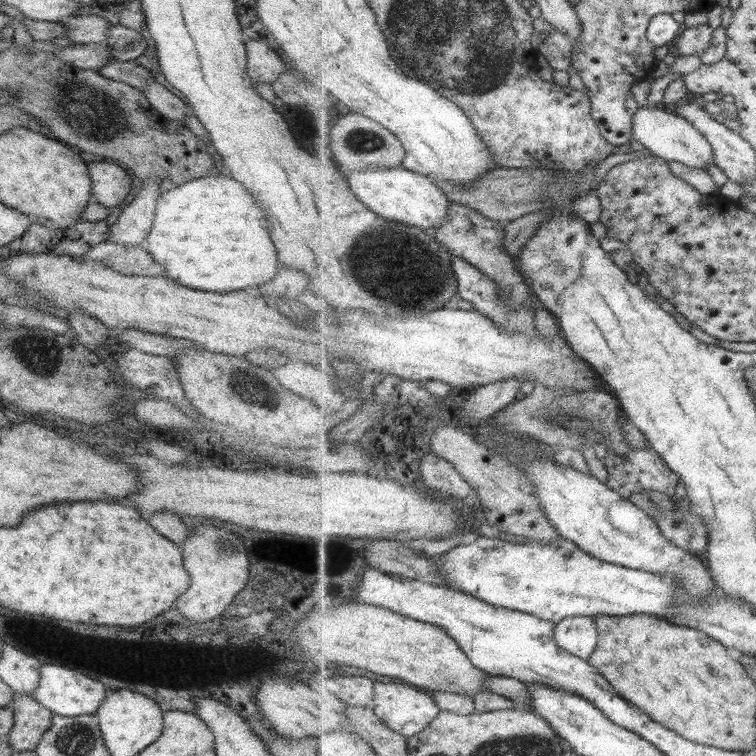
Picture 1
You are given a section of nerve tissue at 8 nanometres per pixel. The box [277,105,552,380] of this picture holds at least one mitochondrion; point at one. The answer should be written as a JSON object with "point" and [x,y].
{"point":[360,267]}

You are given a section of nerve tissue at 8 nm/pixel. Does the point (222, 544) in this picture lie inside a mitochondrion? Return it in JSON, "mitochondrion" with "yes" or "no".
{"mitochondrion":"yes"}

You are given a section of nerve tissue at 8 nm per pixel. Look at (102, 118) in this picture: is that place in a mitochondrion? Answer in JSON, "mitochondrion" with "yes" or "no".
{"mitochondrion":"yes"}

